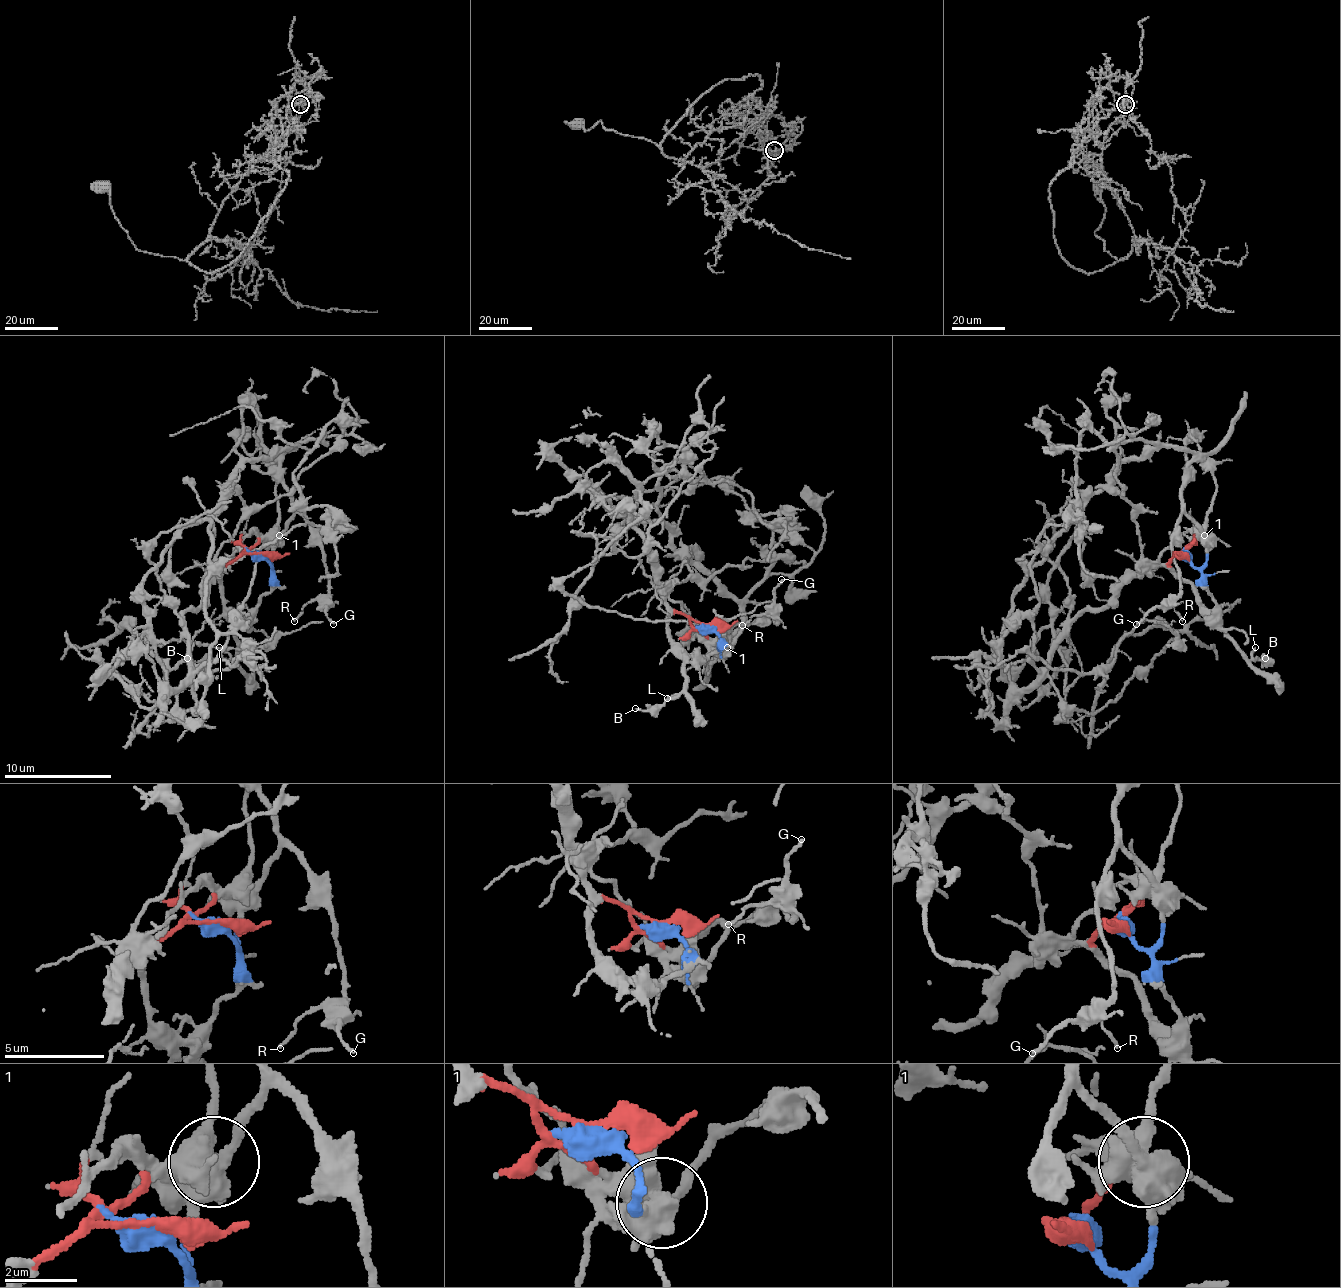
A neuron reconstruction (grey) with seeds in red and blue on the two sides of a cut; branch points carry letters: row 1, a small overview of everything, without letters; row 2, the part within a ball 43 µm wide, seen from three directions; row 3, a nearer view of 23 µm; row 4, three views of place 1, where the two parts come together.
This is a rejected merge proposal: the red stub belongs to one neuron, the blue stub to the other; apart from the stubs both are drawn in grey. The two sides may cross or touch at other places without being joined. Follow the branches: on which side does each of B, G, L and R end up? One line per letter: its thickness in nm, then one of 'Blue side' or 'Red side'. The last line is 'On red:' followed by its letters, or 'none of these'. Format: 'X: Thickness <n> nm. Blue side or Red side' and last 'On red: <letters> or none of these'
B: Thickness 130 nm. Red side
G: Thickness 160 nm. Blue side
L: Thickness 160 nm. Red side
R: Thickness 140 nm. Blue side
On red: B, L

